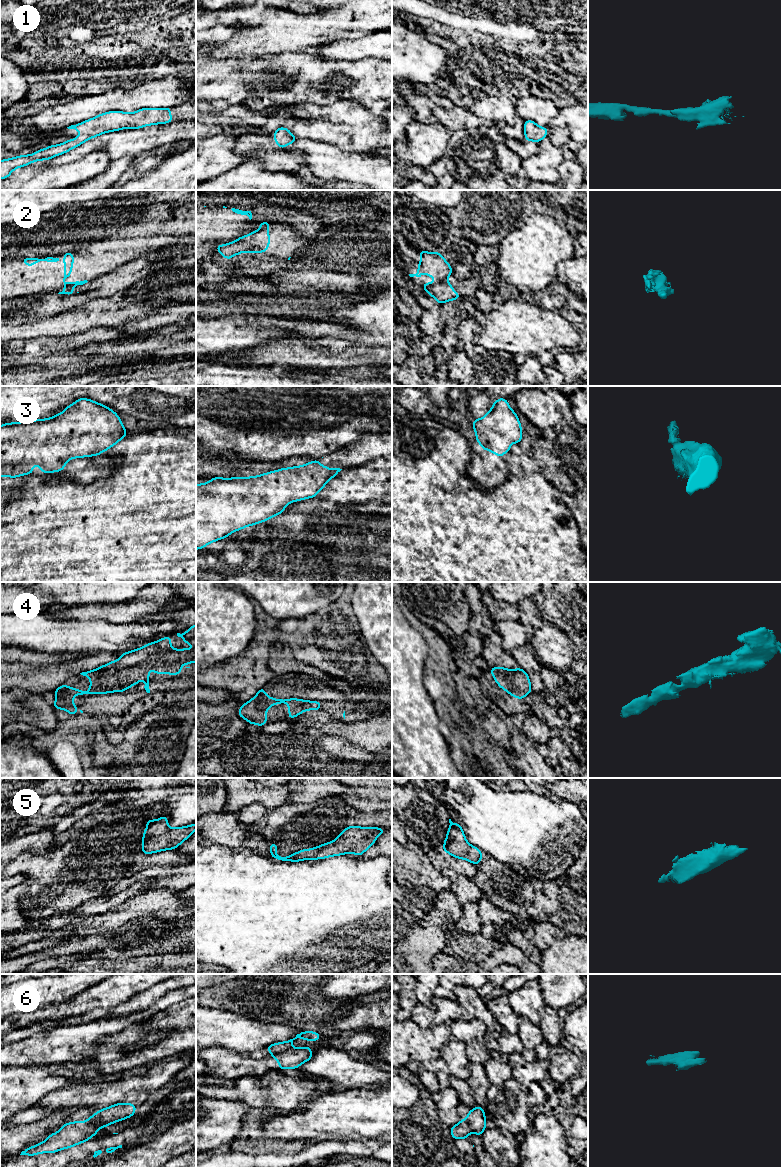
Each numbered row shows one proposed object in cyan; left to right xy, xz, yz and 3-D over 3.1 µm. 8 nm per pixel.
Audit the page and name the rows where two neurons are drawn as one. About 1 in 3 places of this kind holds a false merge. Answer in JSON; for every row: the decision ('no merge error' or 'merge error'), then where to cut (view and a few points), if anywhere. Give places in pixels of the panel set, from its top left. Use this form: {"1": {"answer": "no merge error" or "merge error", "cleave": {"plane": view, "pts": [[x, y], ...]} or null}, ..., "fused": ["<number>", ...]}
{"1": {"answer": "no merge error", "cleave": null}, "2": {"answer": "merge error", "cleave": {"plane": "yz", "pts": [[446, 279], [436, 282], [425, 289]]}}, "3": {"answer": "no merge error", "cleave": null}, "4": {"answer": "no merge error", "cleave": null}, "5": {"answer": "no merge error", "cleave": null}, "6": {"answer": "merge error", "cleave": {"plane": "xz", "pts": [[290, 1047], [272, 1054]]}}, "fused": ["2", "6"]}

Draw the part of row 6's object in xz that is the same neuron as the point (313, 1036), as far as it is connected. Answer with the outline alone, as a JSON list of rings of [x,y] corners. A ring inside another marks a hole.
[[[302,1031],[301,1033],[297,1034],[296,1037],[293,1039],[281,1043],[273,1043],[272,1045],[265,1047],[265,1049],[267,1049],[270,1054],[286,1051],[291,1048],[293,1041],[297,1038],[301,1038],[303,1040],[318,1041],[319,1039],[321,1039],[321,1035],[314,1031]]]

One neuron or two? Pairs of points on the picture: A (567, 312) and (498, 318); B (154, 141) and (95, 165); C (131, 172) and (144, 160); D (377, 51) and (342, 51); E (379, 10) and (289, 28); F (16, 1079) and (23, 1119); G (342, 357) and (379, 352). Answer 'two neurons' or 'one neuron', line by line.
A: two neurons
B: two neurons
C: one neuron
D: one neuron
E: one neuron
F: two neurons
G: one neuron

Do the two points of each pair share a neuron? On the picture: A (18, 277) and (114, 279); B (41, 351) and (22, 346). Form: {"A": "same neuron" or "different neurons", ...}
{"A": "different neurons", "B": "same neuron"}

